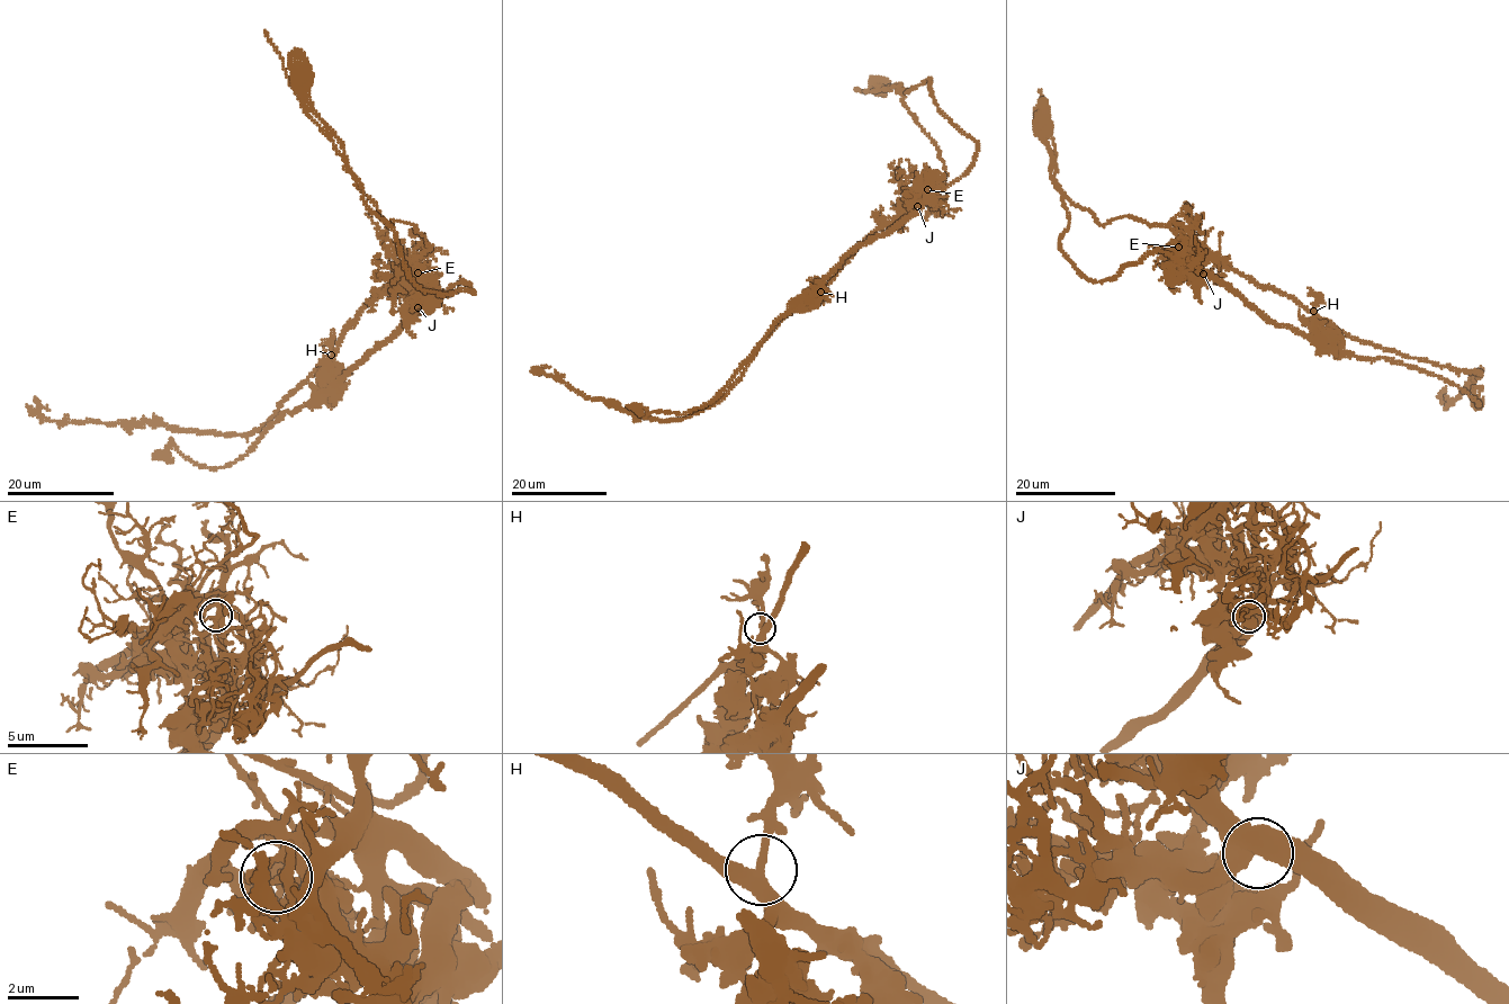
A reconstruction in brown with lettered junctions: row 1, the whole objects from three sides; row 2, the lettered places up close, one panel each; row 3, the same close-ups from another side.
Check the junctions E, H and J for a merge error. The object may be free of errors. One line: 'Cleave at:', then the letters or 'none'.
Cleave at: E

